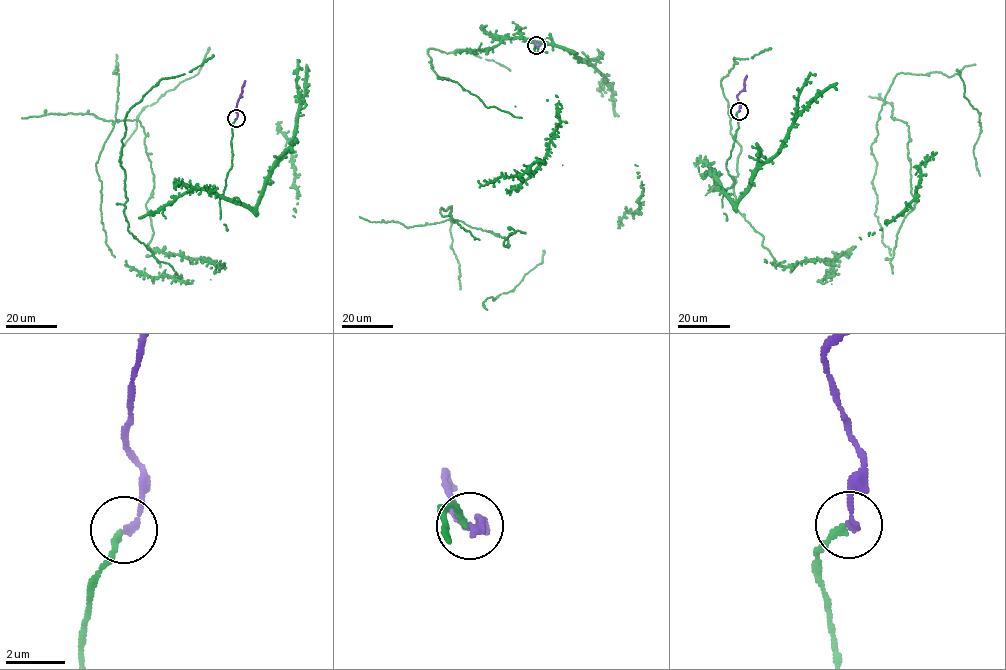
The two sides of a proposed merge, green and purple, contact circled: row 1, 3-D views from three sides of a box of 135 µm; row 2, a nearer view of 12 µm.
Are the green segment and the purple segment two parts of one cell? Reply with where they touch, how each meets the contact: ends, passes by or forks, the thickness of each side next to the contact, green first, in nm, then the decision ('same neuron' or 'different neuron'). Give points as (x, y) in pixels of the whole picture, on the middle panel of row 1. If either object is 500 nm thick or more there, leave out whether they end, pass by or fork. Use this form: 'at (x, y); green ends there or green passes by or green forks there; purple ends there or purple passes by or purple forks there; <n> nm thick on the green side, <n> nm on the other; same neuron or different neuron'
at (536, 45); green ends there; purple ends there; 220 nm thick on the green side, 240 nm on the other; same neuron

